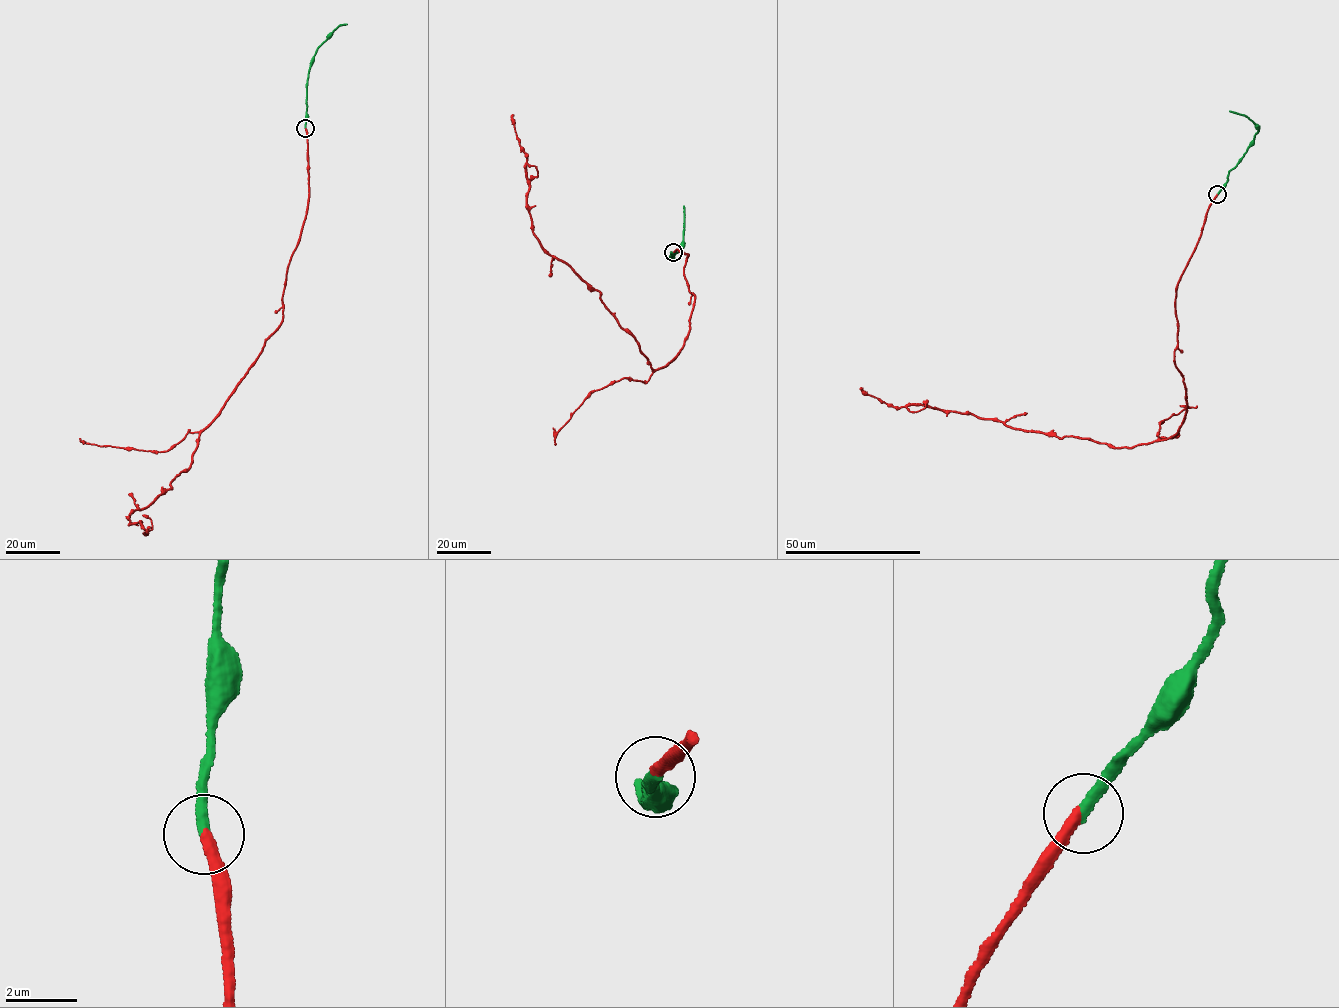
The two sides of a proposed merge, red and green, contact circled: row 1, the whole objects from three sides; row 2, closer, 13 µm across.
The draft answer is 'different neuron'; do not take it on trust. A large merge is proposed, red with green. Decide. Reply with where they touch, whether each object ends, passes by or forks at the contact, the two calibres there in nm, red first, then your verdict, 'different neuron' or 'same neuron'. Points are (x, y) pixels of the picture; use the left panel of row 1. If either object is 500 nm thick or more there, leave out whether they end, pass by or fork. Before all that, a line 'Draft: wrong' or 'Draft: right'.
Draft: wrong
at (305, 128); red ends there; green ends there; 340 nm thick on the red side, 320 nm on the other; same neuron

